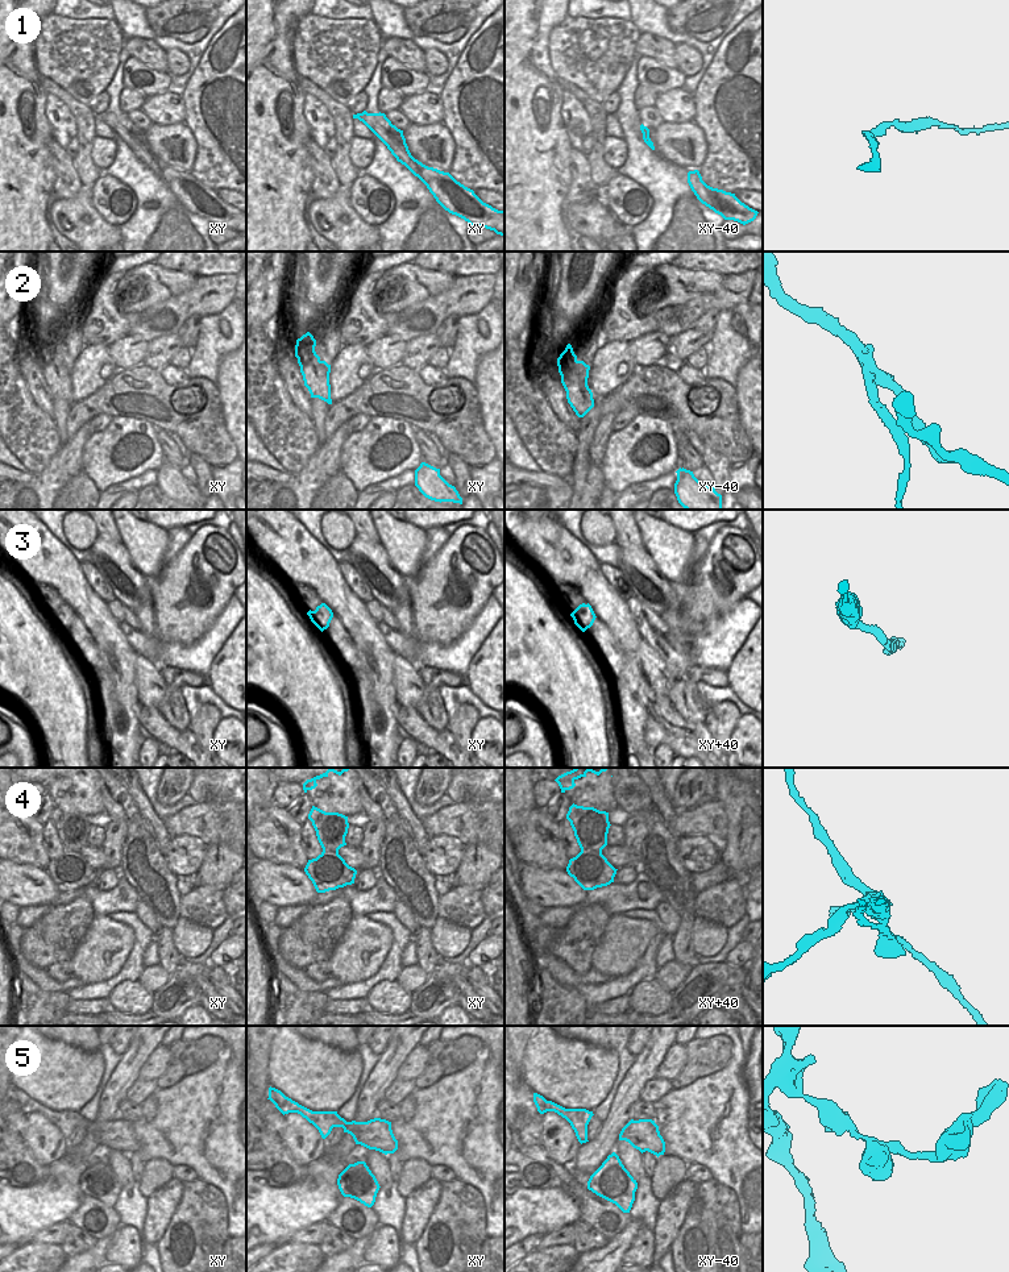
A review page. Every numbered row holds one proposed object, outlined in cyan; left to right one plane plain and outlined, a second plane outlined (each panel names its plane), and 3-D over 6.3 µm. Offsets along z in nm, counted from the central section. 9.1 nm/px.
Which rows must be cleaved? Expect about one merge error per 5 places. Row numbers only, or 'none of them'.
2, 4

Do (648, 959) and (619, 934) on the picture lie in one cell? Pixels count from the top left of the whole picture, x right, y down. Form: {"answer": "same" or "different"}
{"answer": "different"}

